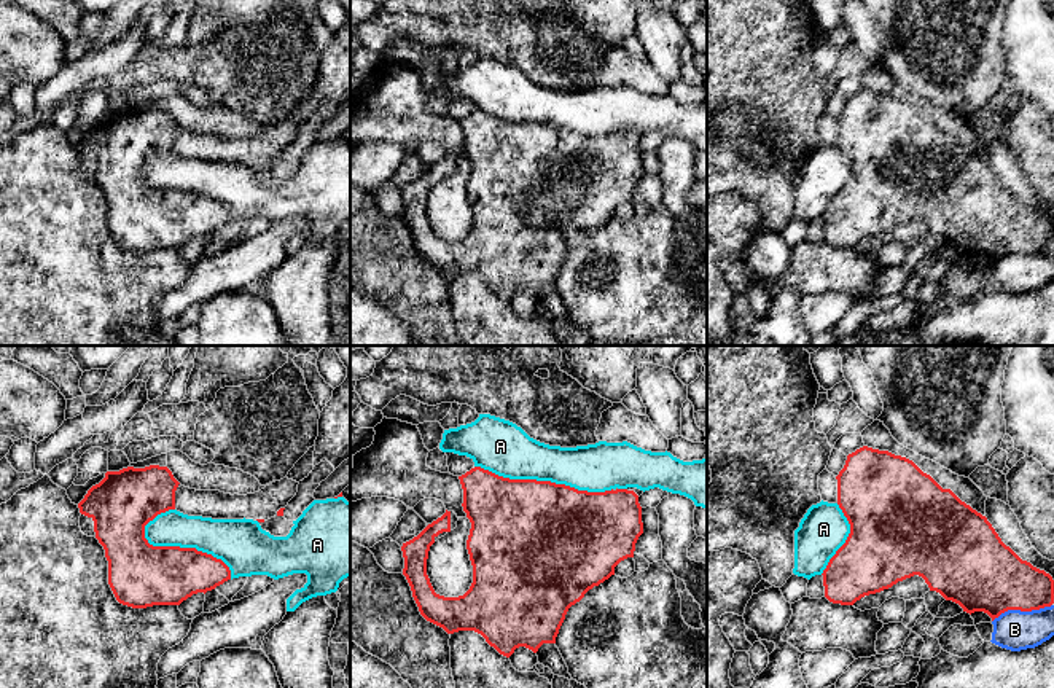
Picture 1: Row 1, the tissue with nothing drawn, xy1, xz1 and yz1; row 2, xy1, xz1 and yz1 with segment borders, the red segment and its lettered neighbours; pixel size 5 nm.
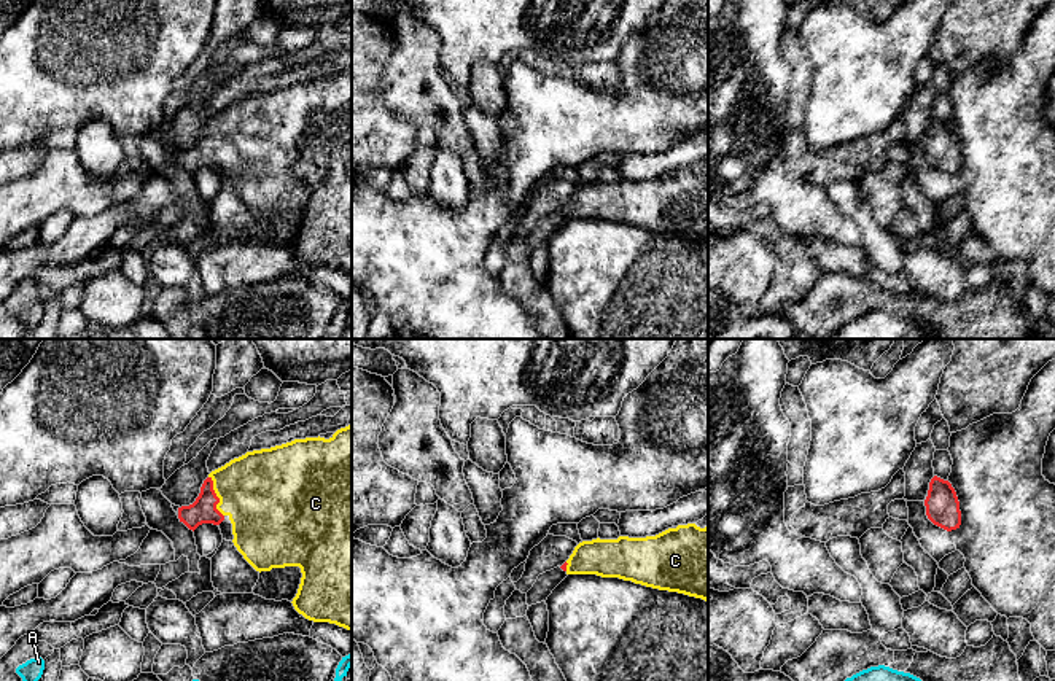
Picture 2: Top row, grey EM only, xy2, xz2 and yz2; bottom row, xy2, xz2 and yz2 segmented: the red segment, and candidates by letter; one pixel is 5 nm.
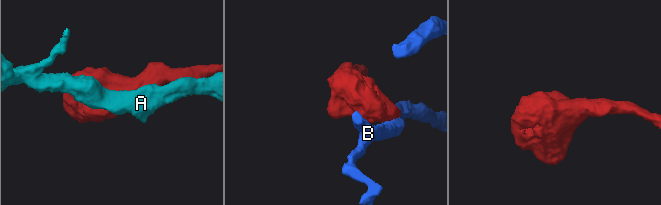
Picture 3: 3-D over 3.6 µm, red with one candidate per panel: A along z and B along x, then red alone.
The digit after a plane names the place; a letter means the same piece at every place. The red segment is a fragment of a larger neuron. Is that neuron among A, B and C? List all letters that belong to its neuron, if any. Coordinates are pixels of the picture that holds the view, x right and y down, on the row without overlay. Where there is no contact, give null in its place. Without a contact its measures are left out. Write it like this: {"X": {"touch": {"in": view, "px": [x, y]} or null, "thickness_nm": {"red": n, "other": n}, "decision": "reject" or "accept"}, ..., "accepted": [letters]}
{"A": {"touch": {"in": "xy1", "px": [187, 191]}, "thickness_nm": {"red": 320, "other": 220}, "decision": "reject"}, "B": {"touch": {"in": "yz1", "px": [1021, 254]}, "thickness_nm": {"red": 360, "other": 200}, "decision": "reject"}, "C": {"touch": {"in": "xy2", "px": [217, 140]}, "thickness_nm": {"red": 130, "other": 440}, "decision": "accept"}, "accepted": ["C"]}

